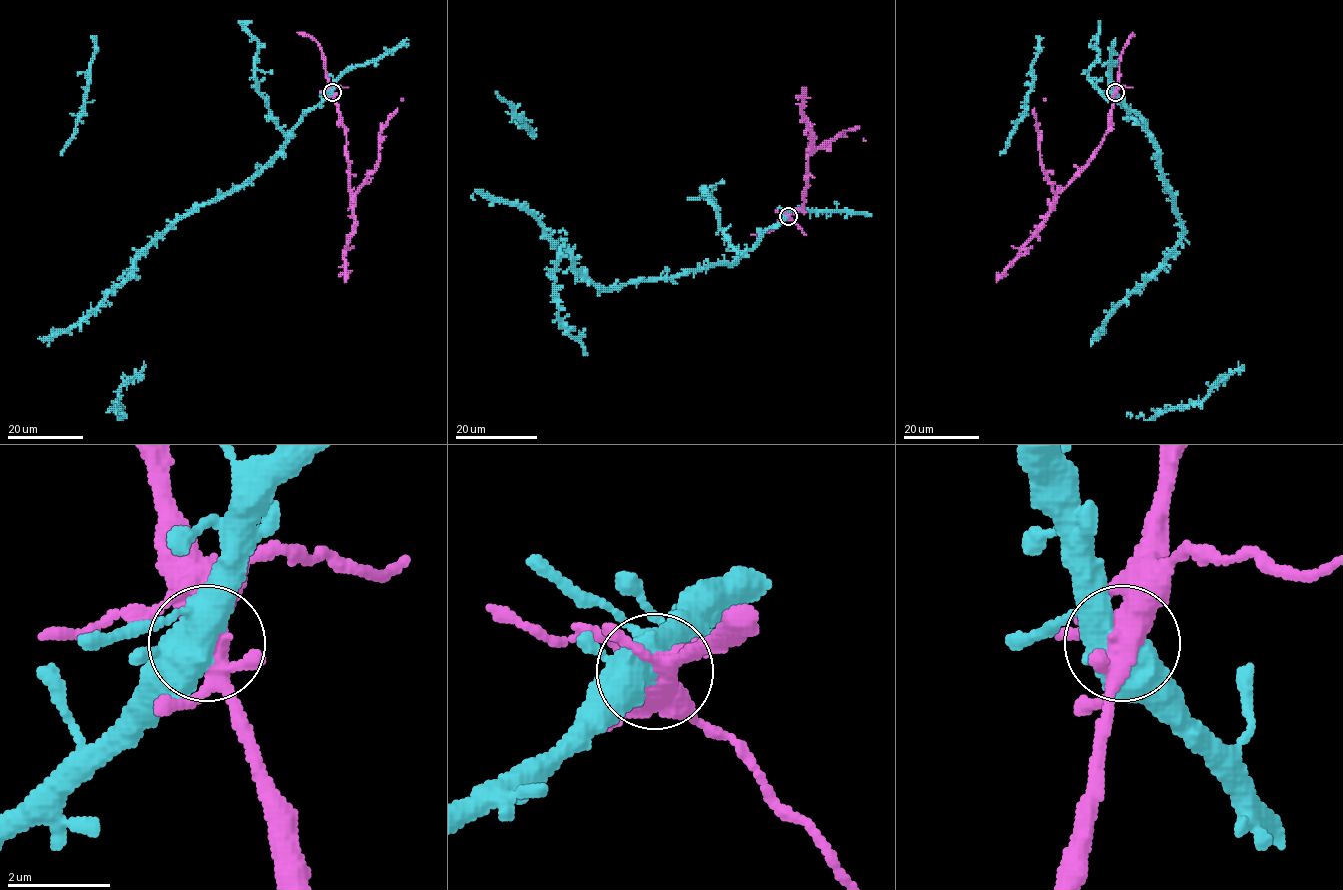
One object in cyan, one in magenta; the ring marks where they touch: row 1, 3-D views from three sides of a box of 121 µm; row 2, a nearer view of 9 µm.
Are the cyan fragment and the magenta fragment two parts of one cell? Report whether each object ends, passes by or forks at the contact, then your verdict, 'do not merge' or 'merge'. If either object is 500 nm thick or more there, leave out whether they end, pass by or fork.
do not merge

